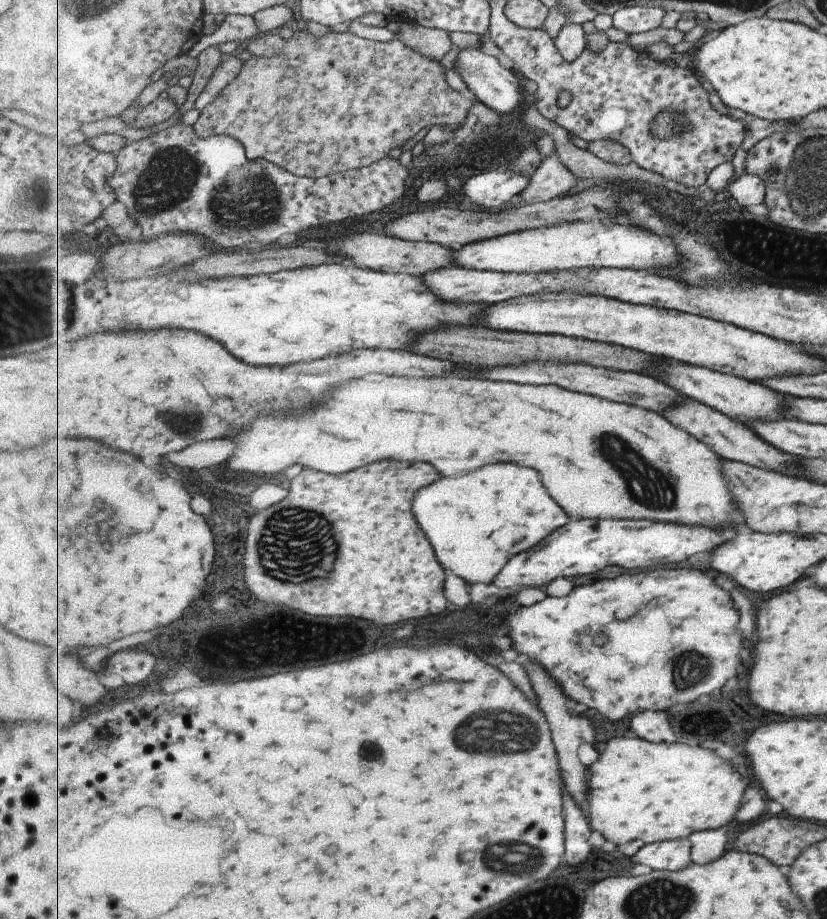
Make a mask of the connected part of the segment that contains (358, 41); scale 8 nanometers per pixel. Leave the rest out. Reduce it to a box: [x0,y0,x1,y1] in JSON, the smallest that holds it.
[193,31,477,179]

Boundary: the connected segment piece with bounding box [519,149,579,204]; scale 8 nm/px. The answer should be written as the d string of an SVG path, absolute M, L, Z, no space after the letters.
M556 149L531 178L530 186L519 196L526 204L564 197L579 184L578 177L561 161Z

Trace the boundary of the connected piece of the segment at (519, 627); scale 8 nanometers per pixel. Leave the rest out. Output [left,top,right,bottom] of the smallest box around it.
[504,568,743,720]

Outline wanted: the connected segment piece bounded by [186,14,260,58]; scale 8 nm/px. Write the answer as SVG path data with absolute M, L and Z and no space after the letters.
M225 15L221 25L212 34L204 35L199 42L186 53L191 58L198 57L202 50L212 45L225 44L232 40L241 40L242 46L254 39L260 31L258 30L254 16L250 15Z

